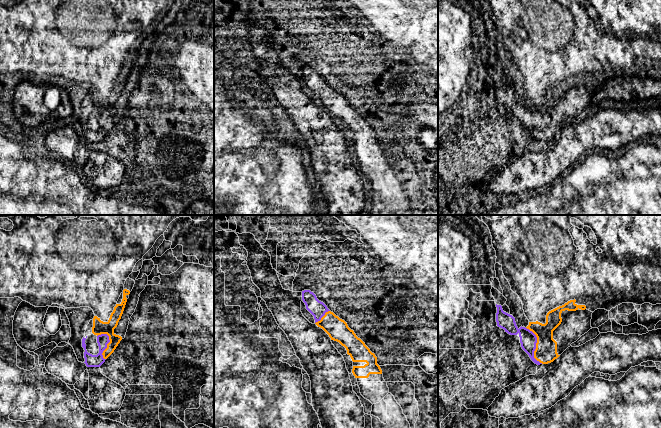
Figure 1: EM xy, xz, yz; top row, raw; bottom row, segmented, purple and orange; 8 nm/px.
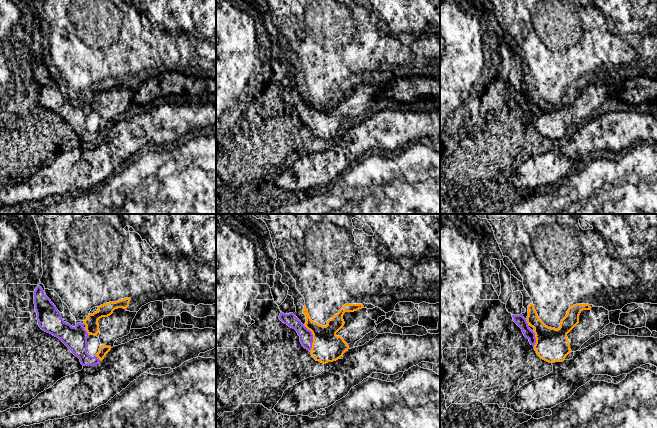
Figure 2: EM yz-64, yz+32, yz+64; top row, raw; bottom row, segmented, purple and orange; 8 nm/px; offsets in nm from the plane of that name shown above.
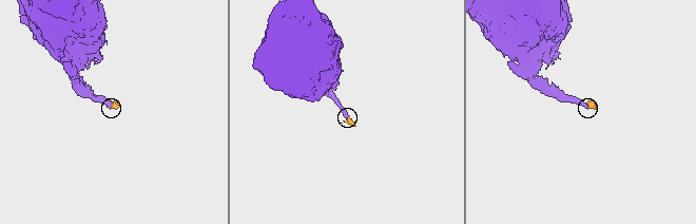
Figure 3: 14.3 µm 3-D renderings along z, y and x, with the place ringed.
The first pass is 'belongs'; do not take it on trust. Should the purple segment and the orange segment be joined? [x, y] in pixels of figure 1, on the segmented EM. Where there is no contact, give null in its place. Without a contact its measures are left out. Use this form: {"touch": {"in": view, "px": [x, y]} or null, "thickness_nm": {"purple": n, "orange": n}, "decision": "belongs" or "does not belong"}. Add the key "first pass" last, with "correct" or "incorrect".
{"touch": {"in": "yz", "px": [535, 346]}, "thickness_nm": {"purple": 140, "orange": 180}, "decision": "belongs", "first pass": "correct"}

